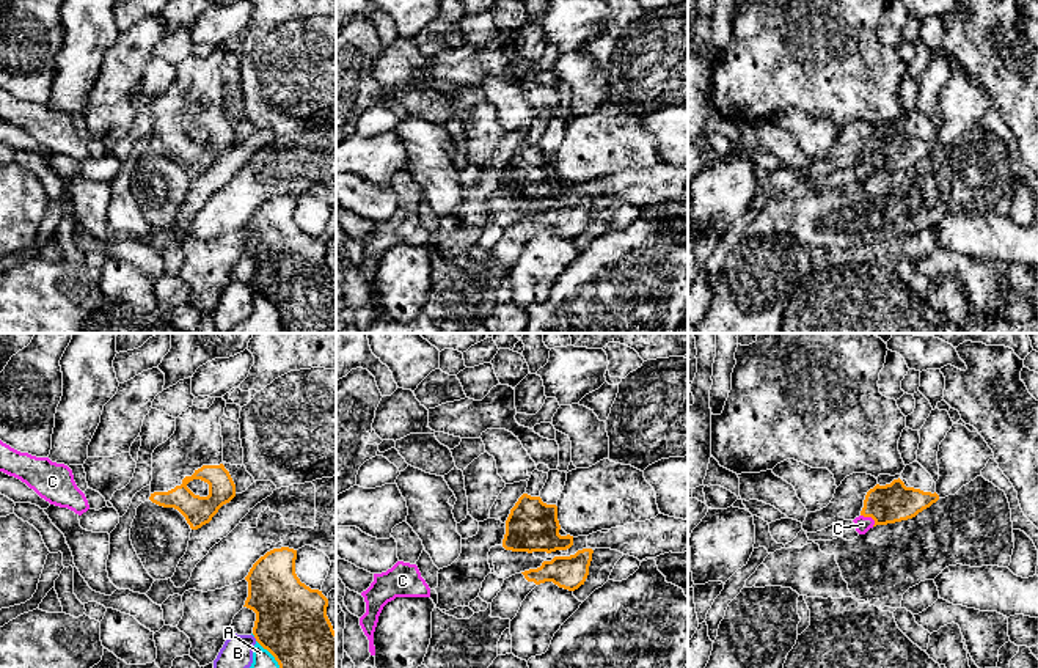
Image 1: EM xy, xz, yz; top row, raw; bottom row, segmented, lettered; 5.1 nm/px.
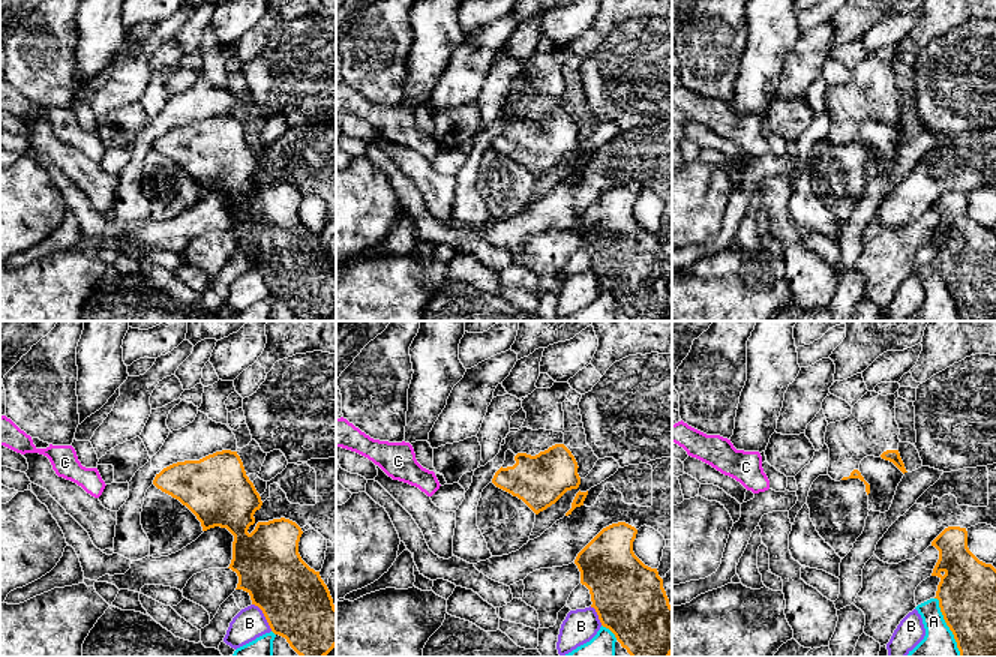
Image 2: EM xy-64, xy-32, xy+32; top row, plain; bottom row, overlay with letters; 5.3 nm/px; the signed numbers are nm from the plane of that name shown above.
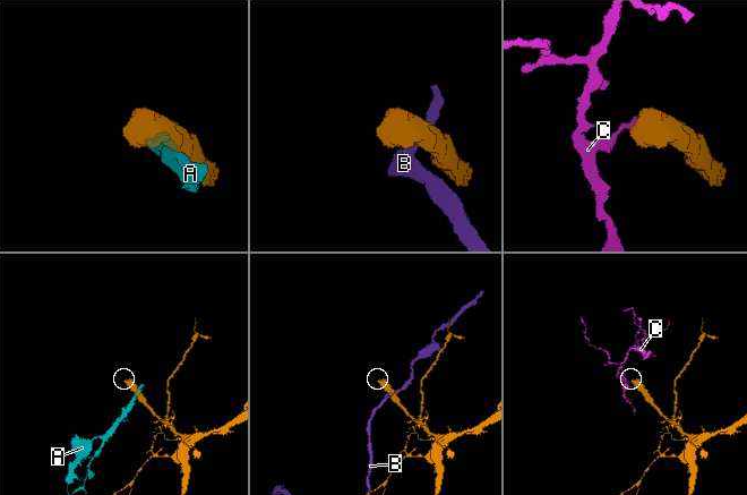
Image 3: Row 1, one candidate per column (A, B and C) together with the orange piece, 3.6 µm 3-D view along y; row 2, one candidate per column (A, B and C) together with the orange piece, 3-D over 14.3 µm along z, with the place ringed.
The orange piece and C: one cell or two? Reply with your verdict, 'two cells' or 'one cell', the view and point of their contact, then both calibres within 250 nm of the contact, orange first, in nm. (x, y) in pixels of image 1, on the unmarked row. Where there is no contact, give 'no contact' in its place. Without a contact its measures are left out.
two cells | yz (869, 164) | 200/80 nm

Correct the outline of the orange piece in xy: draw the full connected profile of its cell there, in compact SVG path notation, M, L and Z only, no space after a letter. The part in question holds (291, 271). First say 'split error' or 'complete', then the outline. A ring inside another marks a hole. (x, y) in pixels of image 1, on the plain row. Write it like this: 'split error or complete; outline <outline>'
complete; outline M273 196L250 217L247 256L256 261L253 283L280 313L289 333L336 333L336 280L327 264L328 247L295 222L297 198Z

